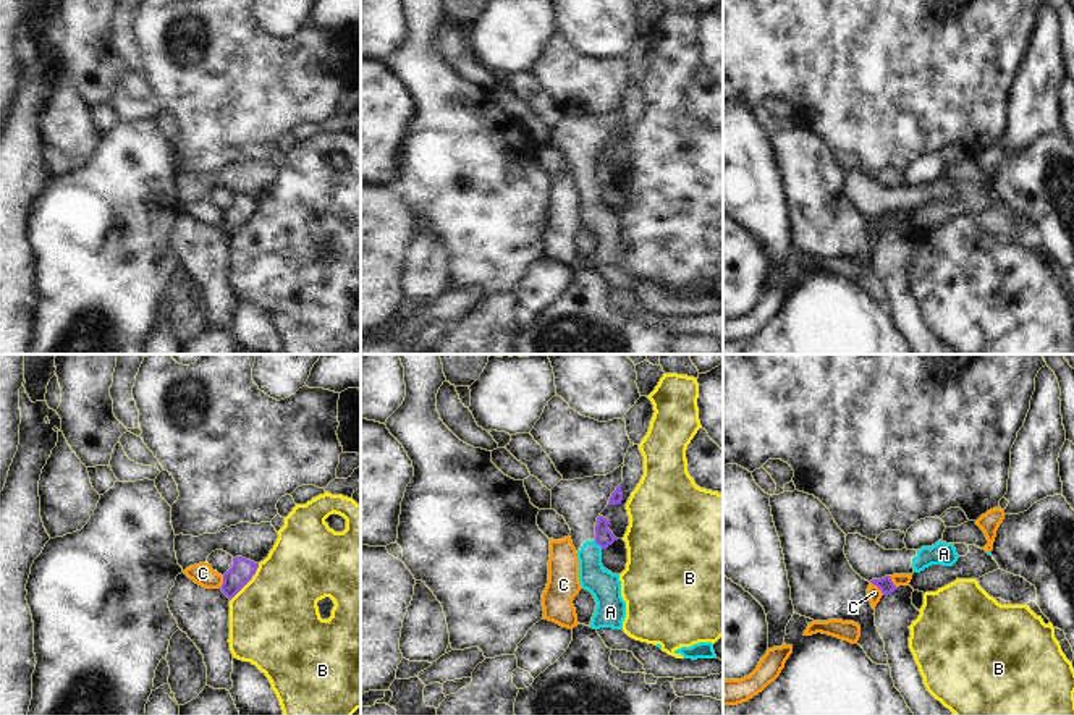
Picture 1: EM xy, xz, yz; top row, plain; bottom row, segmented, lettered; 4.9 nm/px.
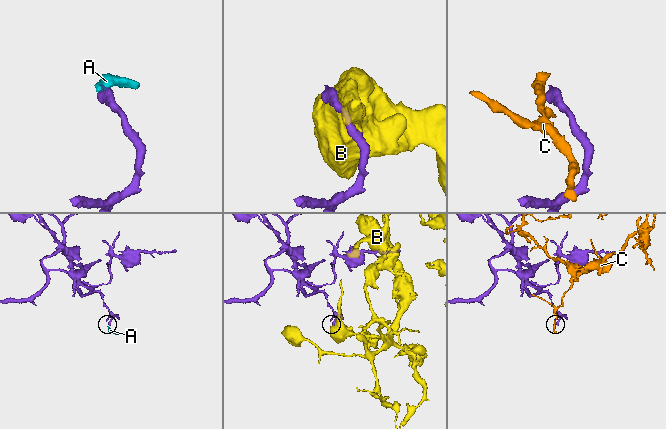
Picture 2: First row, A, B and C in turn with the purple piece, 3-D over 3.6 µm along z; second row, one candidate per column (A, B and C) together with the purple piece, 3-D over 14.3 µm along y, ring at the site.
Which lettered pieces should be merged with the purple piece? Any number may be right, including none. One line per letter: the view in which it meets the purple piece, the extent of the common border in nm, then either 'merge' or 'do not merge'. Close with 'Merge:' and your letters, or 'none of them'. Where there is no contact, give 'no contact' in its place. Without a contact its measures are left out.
A: contact in xz; length 60 nm; do not merge
B: contact in xy; length 240 nm; do not merge
C: contact in yz; length 100 nm; do not merge
Merge: none of them

